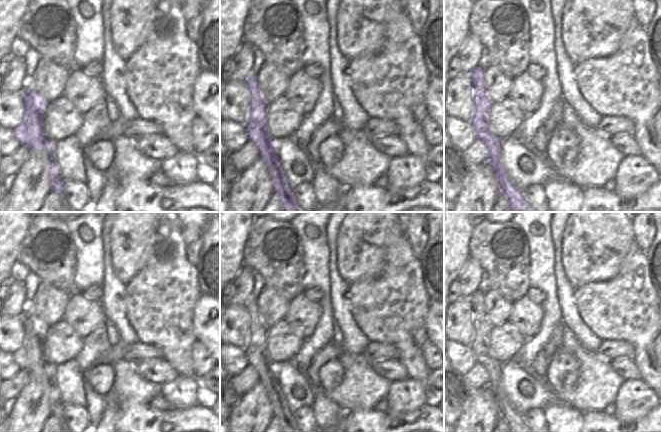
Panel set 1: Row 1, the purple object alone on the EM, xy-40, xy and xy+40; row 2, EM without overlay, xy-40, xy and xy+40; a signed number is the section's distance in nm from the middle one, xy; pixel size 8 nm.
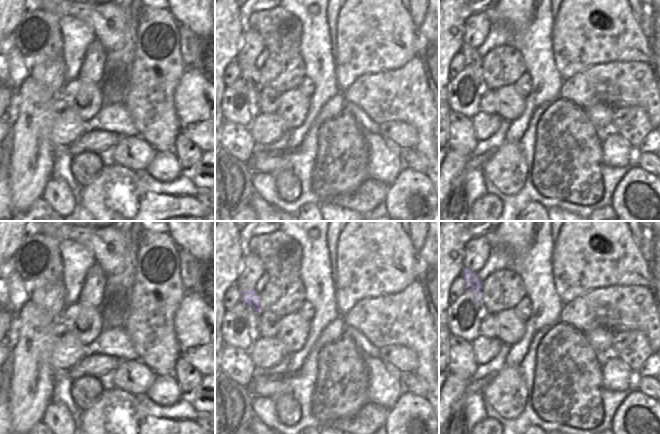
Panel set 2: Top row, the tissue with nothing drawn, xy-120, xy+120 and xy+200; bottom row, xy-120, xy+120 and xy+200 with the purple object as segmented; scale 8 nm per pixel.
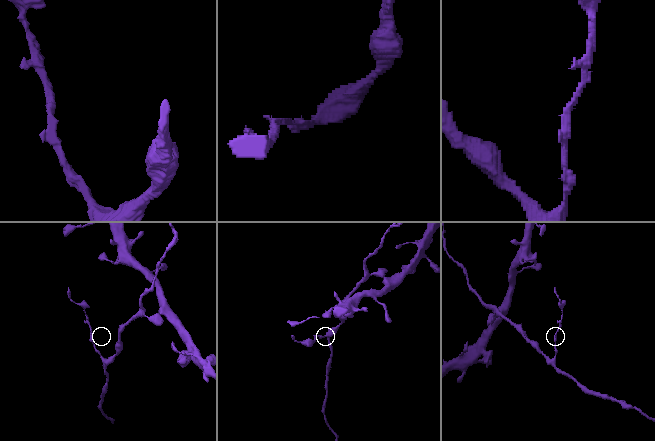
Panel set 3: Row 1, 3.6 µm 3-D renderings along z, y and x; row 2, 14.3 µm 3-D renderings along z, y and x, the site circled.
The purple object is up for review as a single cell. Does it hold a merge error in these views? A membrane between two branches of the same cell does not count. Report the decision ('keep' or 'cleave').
keep

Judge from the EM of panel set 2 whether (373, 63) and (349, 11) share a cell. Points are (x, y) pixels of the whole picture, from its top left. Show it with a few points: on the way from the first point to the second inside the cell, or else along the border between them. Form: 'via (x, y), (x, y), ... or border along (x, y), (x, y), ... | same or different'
via (366, 50), (366, 28), (362, 24) | same

